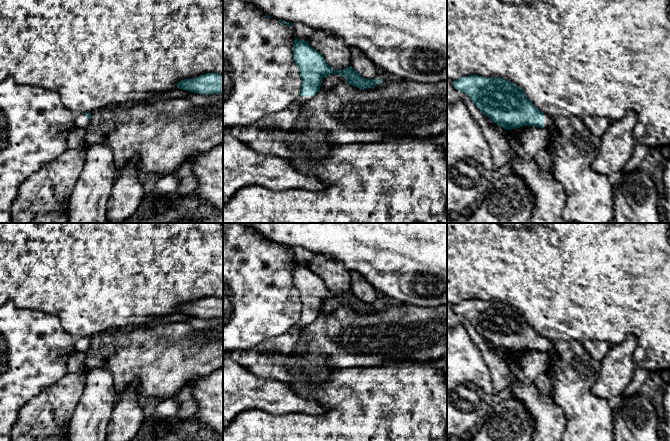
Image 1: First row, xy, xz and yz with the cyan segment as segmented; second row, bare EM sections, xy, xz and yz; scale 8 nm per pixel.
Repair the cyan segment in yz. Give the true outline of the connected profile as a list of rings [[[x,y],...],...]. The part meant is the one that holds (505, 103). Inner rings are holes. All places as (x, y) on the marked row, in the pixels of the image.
[[[478,75],[460,77],[453,81],[456,90],[469,96],[476,107],[505,130],[523,126],[548,129],[551,116],[538,110],[522,88],[511,81]]]

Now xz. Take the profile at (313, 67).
[[[295,36],[293,58],[300,70],[302,80],[301,94],[298,102],[304,105],[319,91],[322,80],[330,74],[343,76],[347,83],[359,89],[373,88],[383,81],[378,78],[363,78],[352,66],[342,70],[334,70],[324,57],[315,50],[309,41],[300,40]]]

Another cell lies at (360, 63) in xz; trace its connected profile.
[[[351,48],[351,66],[363,78],[377,78],[377,67],[358,48]]]

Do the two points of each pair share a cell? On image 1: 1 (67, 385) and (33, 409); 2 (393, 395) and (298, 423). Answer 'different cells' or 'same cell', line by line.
1: same cell
2: same cell

